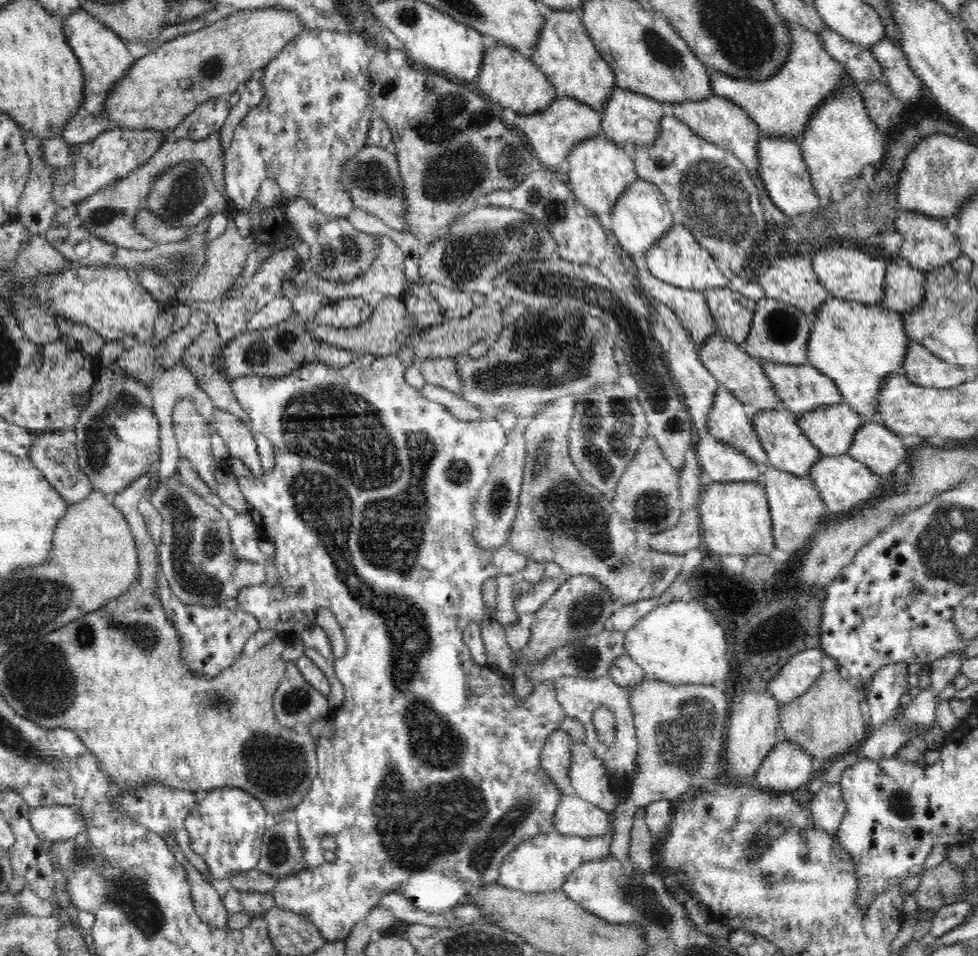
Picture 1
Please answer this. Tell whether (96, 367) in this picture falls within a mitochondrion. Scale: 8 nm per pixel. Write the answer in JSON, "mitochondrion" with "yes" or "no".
{"mitochondrion":"no"}

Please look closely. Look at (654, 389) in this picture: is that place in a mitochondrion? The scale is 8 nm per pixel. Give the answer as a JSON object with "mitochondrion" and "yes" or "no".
{"mitochondrion":"yes"}

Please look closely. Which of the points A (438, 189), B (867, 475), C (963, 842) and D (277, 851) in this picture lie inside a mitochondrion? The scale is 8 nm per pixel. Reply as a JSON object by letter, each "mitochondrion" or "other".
{"A":"mitochondrion","B":"other","C":"other","D":"mitochondrion"}

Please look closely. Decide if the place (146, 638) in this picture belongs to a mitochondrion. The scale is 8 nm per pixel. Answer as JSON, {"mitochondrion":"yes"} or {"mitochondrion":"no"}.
{"mitochondrion":"yes"}

